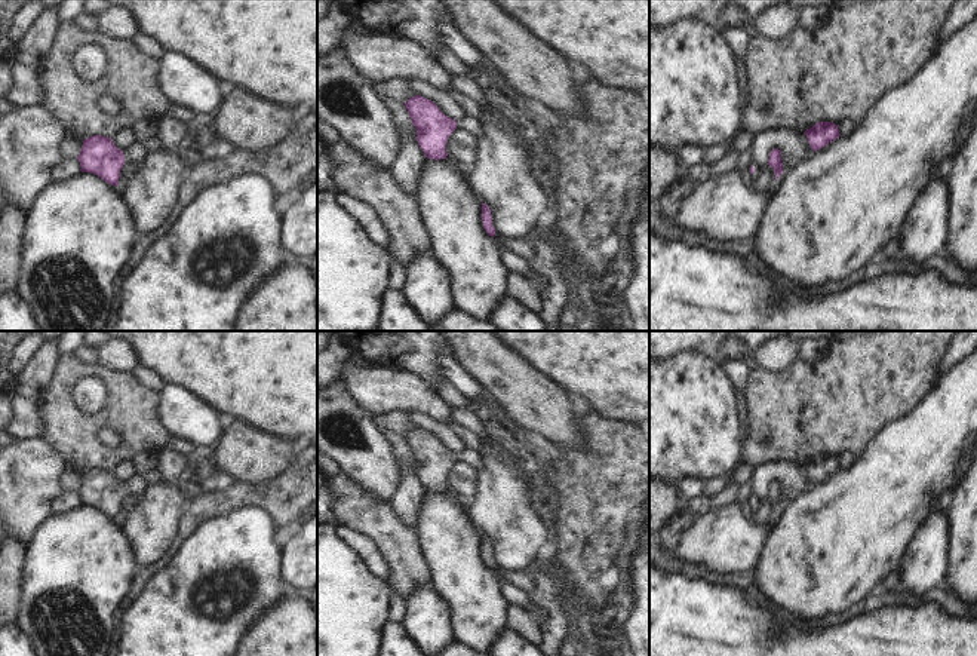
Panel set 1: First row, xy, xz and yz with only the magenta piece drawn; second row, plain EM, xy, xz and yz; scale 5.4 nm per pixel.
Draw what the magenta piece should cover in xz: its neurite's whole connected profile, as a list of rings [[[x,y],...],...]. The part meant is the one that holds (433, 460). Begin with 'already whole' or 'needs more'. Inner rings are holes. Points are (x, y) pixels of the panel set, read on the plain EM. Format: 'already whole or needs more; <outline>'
needs more; [[[415,427],[405,435],[412,457],[417,462],[417,473],[427,491],[446,491],[446,475],[449,468],[457,463],[467,463],[473,469],[479,469],[479,454],[473,442],[461,451],[445,448],[439,439],[421,429]]]

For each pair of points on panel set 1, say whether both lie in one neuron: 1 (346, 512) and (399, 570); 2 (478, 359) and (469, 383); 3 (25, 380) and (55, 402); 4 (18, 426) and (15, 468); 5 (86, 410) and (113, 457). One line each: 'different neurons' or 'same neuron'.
1: same neuron
2: different neurons
3: different neurons
4: different neurons
5: same neuron

